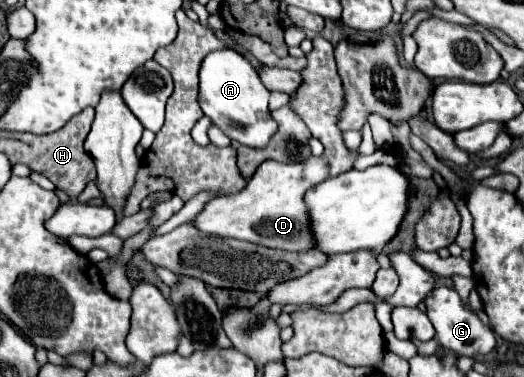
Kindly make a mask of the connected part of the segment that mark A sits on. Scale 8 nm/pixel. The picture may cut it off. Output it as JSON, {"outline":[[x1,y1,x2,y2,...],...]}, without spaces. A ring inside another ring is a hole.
{"outline":[[216,50,204,58,200,68,198,102,214,126,218,126,230,140,238,140,250,148,268,146,272,134,278,132,278,124,270,116,268,96,270,92,260,82,254,66,236,50]]}

